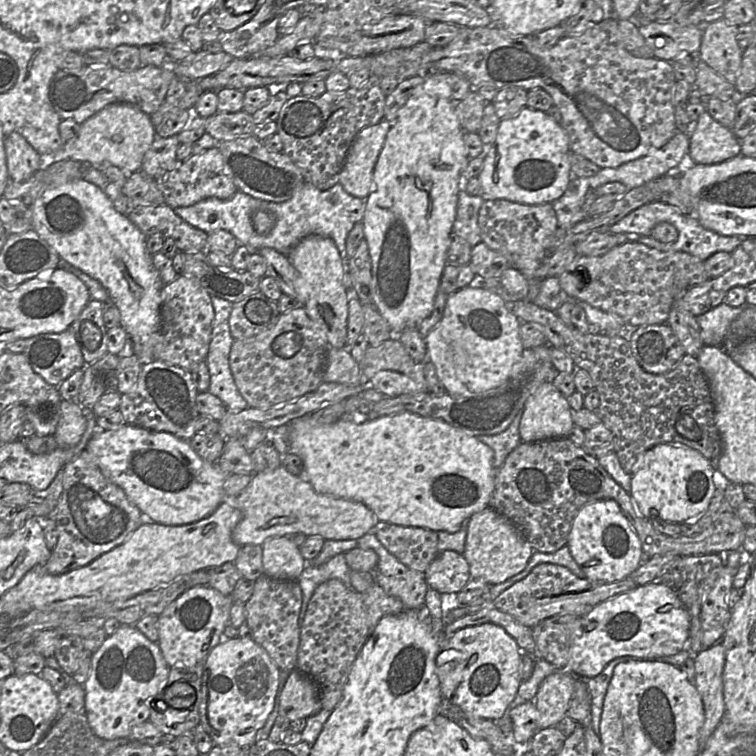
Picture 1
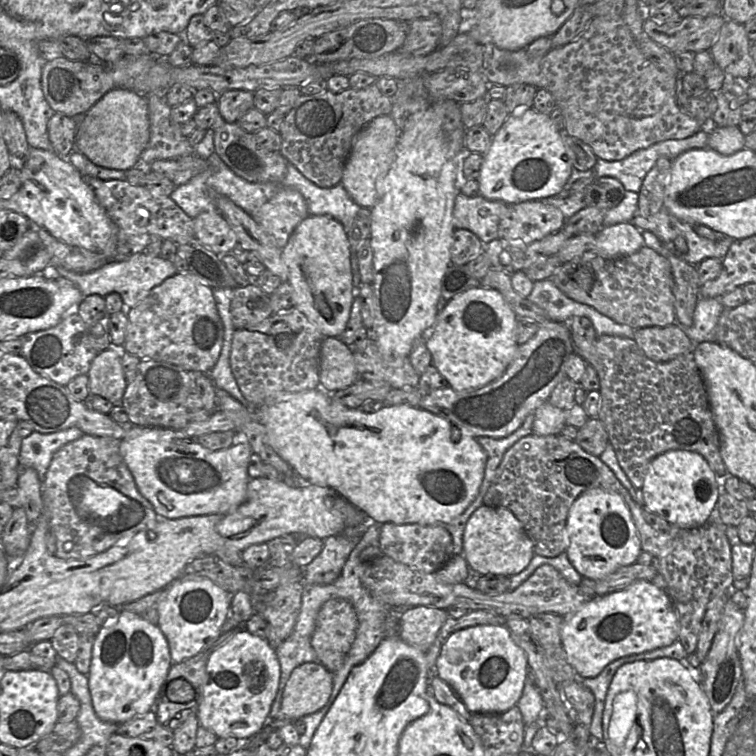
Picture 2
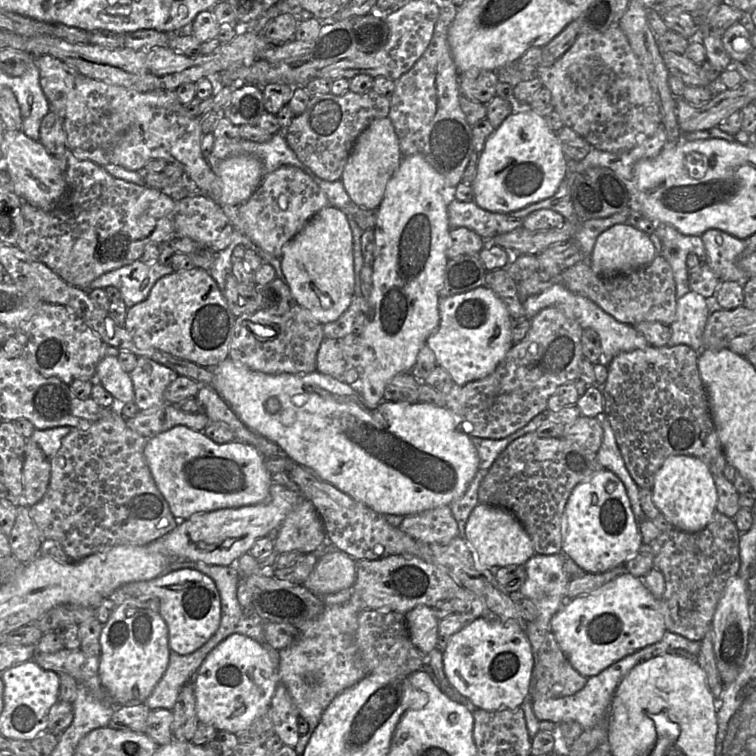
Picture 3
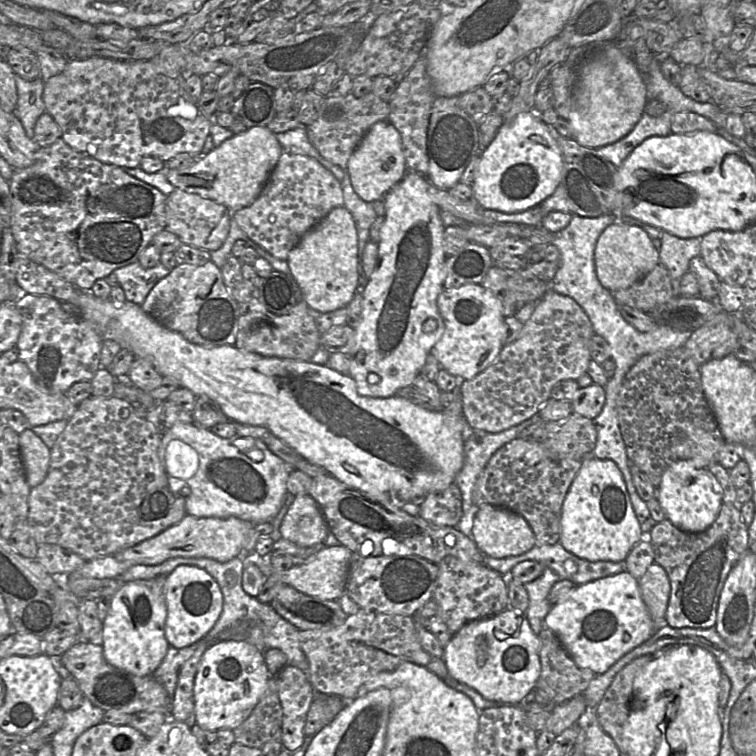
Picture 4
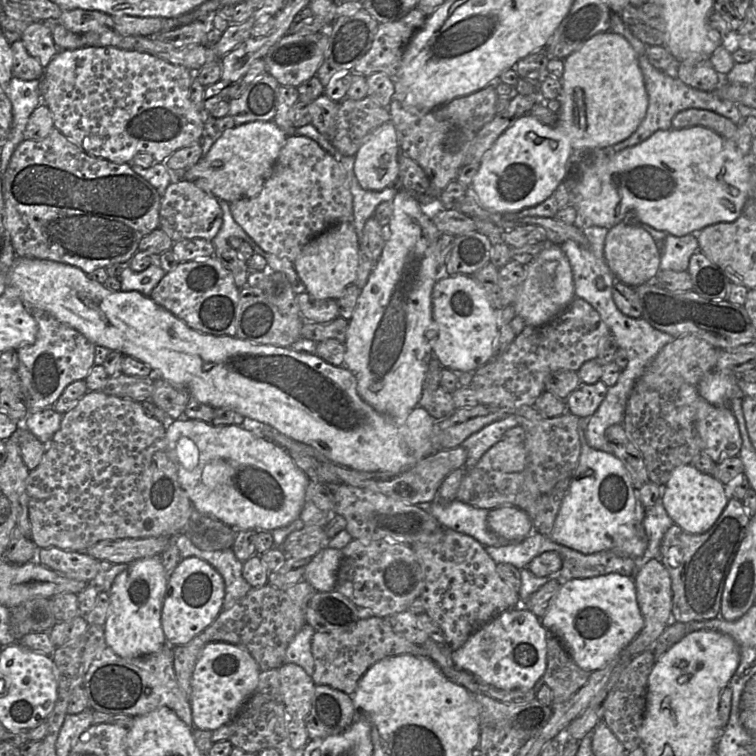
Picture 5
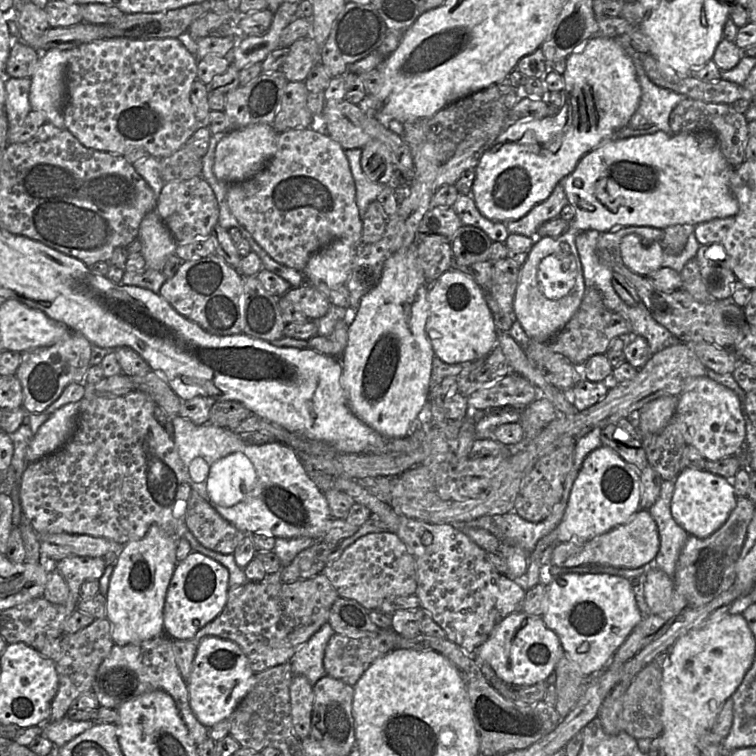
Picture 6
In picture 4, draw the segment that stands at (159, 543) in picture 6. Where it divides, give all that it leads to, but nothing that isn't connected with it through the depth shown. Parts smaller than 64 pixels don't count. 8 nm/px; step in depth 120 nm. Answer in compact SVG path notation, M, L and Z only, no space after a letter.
M144 580L125 582L111 599L103 627L103 655L112 666L137 676L153 675L167 654L167 608L163 596L154 594Z

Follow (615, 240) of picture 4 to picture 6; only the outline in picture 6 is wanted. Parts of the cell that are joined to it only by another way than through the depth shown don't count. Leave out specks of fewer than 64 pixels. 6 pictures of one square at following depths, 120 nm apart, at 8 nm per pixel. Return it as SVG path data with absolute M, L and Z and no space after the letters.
M628 234L621 240L620 253L625 266L641 276L648 276L662 267L661 242Z

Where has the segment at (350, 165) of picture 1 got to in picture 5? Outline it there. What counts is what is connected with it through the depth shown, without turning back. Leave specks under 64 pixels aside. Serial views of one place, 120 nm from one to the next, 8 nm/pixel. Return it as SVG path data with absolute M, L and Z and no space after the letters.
M393 123L378 127L355 155L354 173L367 191L382 191L394 186L399 177L400 146Z

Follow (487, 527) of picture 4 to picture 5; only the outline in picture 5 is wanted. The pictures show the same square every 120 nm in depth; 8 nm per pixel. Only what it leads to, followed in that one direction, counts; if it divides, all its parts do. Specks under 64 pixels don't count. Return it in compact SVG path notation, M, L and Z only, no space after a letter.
M500 506L489 510L487 515L489 529L507 542L520 542L534 530L531 519L514 506Z

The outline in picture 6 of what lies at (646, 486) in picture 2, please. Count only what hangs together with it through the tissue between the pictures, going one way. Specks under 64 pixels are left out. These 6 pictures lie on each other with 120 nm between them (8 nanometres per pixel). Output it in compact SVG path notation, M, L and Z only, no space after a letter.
M691 467L683 469L674 480L671 514L688 535L704 539L714 533L728 519L736 506L731 480L706 470Z

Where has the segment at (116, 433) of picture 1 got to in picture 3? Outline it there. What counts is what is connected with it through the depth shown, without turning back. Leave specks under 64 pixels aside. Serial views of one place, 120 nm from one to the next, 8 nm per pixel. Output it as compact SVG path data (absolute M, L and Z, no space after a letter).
M183 425L175 426L147 439L144 457L157 488L167 501L172 514L179 521L200 512L263 503L268 499L269 489L273 483L271 474L264 464L265 457L252 445L238 440L217 444L203 431L194 431Z

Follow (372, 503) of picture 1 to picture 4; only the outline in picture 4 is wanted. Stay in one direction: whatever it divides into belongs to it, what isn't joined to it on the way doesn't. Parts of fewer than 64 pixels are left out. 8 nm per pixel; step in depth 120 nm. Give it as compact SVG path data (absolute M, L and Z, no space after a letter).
M80 291L78 297L78 314L85 320L92 323L103 339L117 342L122 349L126 349L134 354L136 358L148 360L155 369L164 377L175 379L180 387L189 389L196 397L206 396L214 400L232 422L238 422L249 426L263 426L271 433L282 440L285 444L294 449L305 460L318 465L325 471L346 484L356 489L368 498L375 498L381 494L397 497L402 502L413 502L423 499L426 495L442 491L455 483L455 479L461 470L464 462L464 440L463 440L463 414L461 406L461 396L458 391L458 401L454 401L451 406L442 411L430 411L421 406L413 404L403 398L391 396L388 398L370 398L359 395L357 385L350 375L341 374L327 365L319 365L309 362L292 359L281 359L276 357L264 357L262 355L237 349L235 346L224 345L220 347L208 348L189 342L180 333L170 330L146 314L140 305L125 301L124 303L113 303L110 299L103 300L94 296L90 291Z

